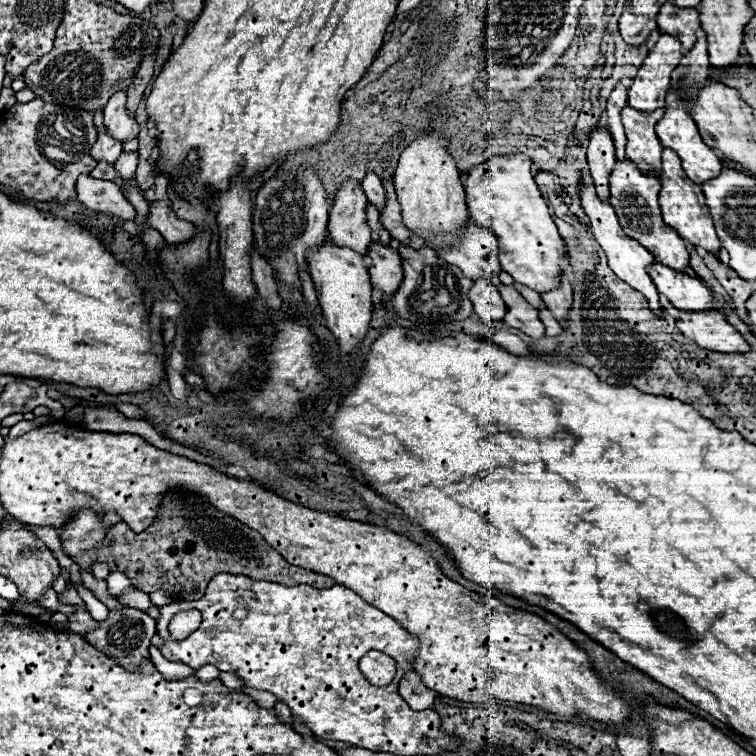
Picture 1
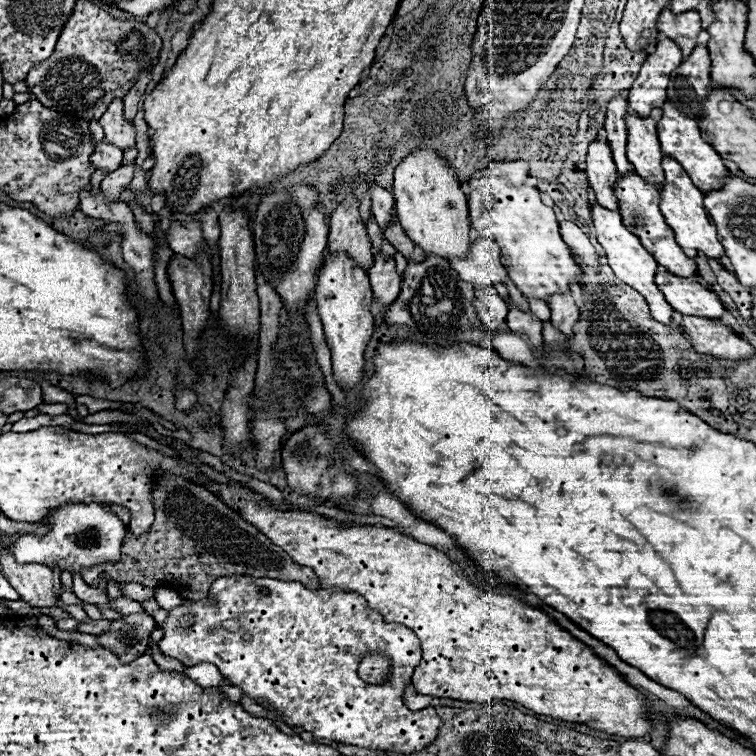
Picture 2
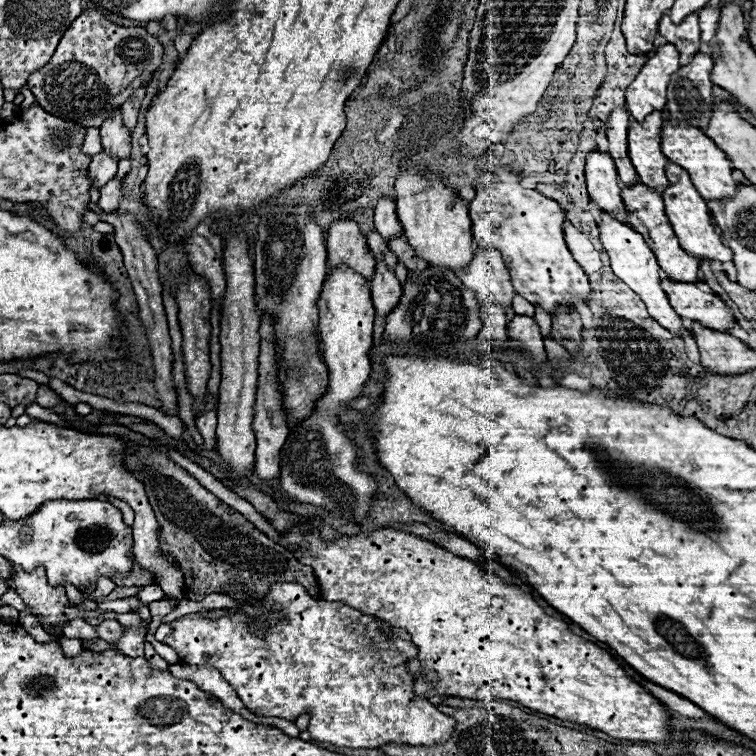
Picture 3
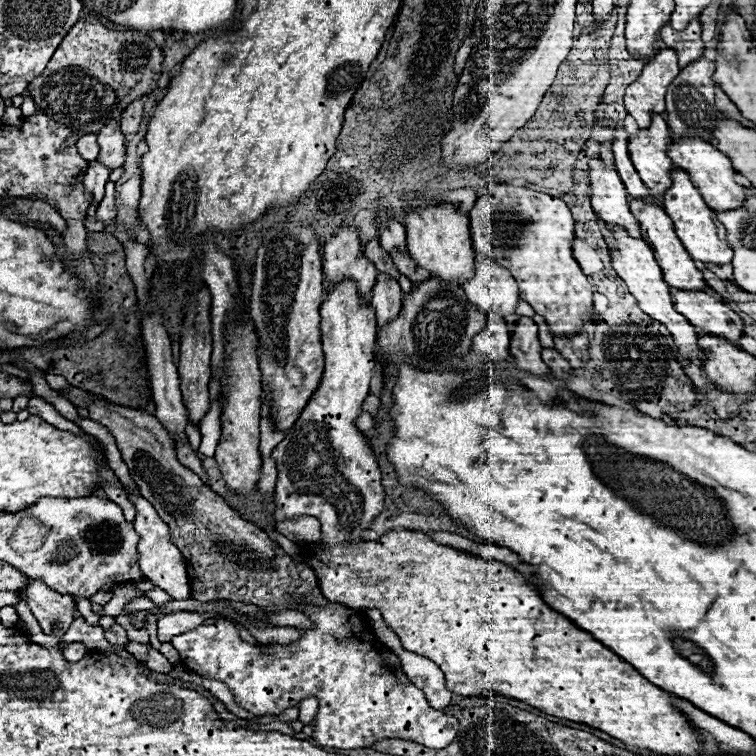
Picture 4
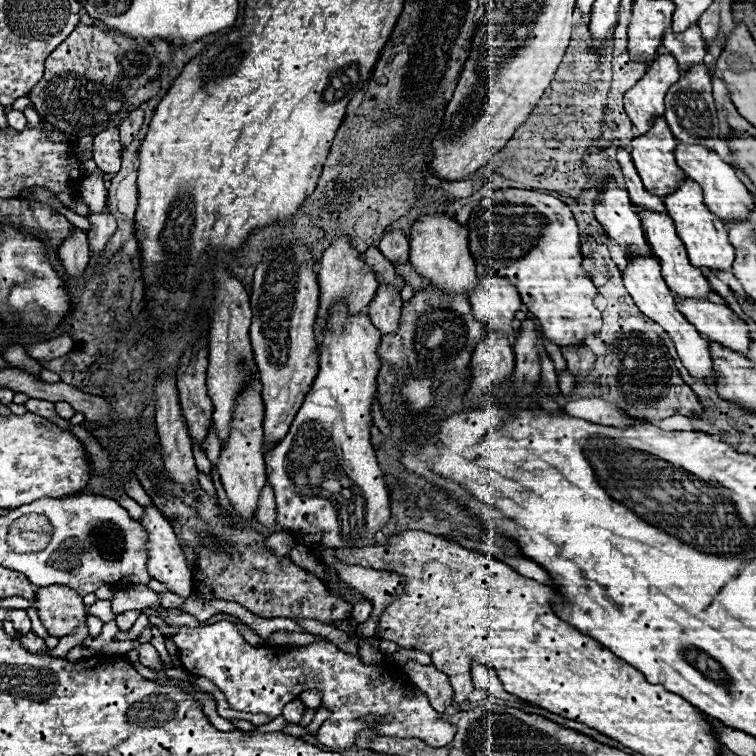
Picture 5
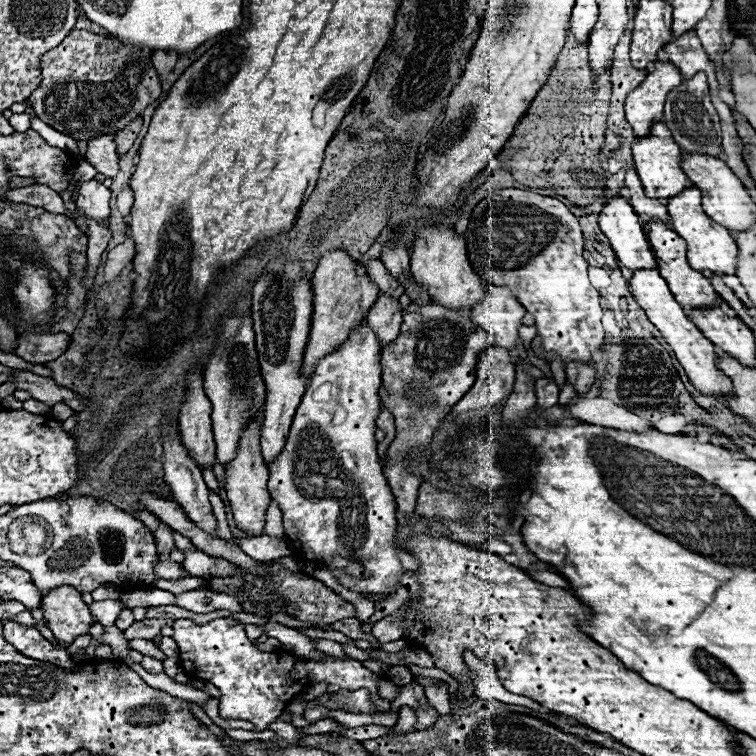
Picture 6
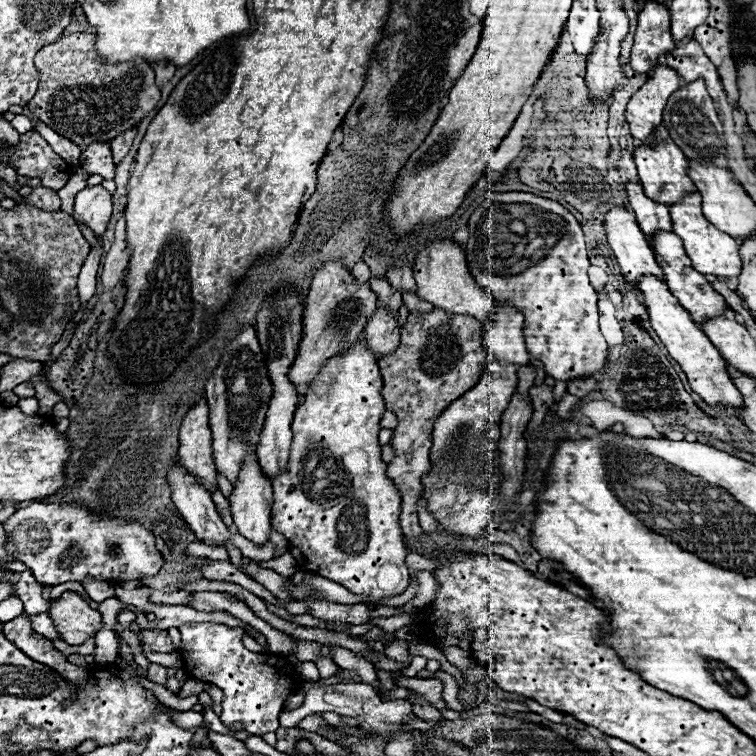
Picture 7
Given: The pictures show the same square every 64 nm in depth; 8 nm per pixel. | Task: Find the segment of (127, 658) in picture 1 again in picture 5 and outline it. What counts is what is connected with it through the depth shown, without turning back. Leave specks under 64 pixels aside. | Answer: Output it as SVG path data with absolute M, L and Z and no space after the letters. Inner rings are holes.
M140 644L140 646L134 648L134 650L138 650L140 662L142 662L144 666L148 666L150 670L154 670L154 668L160 664L160 656L158 656L158 652L154 650L152 644Z

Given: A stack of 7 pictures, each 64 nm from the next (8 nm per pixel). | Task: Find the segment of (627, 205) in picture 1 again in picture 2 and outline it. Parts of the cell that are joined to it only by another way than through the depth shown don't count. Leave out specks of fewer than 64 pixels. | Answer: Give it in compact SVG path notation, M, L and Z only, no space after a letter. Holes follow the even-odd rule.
M630 166L626 174L620 174L614 182L614 194L618 200L618 210L622 216L622 224L640 238L642 246L646 250L650 250L650 254L656 258L656 262L660 266L666 266L666 270L670 270L670 274L678 274L678 276L686 276L692 278L696 274L696 266L694 260L688 258L682 250L682 246L676 242L674 232L670 230L670 226L666 226L658 202L660 202L660 190L654 184L648 184L644 178L638 178L638 174L634 174L634 168Z

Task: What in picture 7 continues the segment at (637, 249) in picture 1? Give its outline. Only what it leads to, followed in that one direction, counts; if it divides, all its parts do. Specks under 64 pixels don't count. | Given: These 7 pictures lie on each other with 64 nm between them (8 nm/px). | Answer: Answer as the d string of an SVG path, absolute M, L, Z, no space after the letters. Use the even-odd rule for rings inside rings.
M642 274L638 278L638 282L636 282L636 292L640 292L644 296L644 302L648 306L648 314L650 314L650 322L652 322L654 330L658 332L658 336L664 342L670 356L684 370L692 390L700 398L704 398L708 404L722 404L722 406L730 406L730 408L742 406L740 404L742 398L738 394L738 388L734 386L732 378L726 374L724 358L712 346L712 342L706 338L706 334L702 334L698 324L690 318L688 310L678 306L678 300L670 294L664 280L660 280L660 278L652 276L652 274Z

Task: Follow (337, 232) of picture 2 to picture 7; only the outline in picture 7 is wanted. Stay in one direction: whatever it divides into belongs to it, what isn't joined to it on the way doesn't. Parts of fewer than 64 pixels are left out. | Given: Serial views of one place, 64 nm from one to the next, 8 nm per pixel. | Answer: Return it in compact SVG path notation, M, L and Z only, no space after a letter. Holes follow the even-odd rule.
M328 260L316 270L310 292L306 296L302 342L298 348L298 356L288 374L294 386L298 388L300 402L306 396L310 382L316 378L318 370L322 368L322 362L326 362L334 354L342 354L342 350L348 350L358 340L358 336L362 336L370 312L376 306L378 298L370 290L368 282L358 282L342 262Z

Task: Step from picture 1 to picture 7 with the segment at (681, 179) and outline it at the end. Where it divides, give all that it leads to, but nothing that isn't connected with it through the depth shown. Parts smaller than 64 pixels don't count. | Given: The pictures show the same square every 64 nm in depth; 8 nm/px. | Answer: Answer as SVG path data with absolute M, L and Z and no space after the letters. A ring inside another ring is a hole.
M698 192L686 194L680 202L670 204L670 216L672 216L672 230L678 234L684 242L686 254L692 260L692 266L702 274L714 274L714 276L738 276L740 274L740 254L738 254L738 242L730 238L726 232L718 230L714 224L710 224L702 210L700 210L702 196Z

